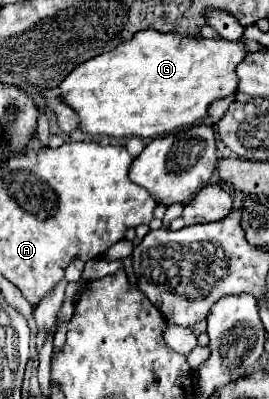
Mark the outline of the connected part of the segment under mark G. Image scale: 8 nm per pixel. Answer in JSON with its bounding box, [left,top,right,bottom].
[61,30,249,138]

